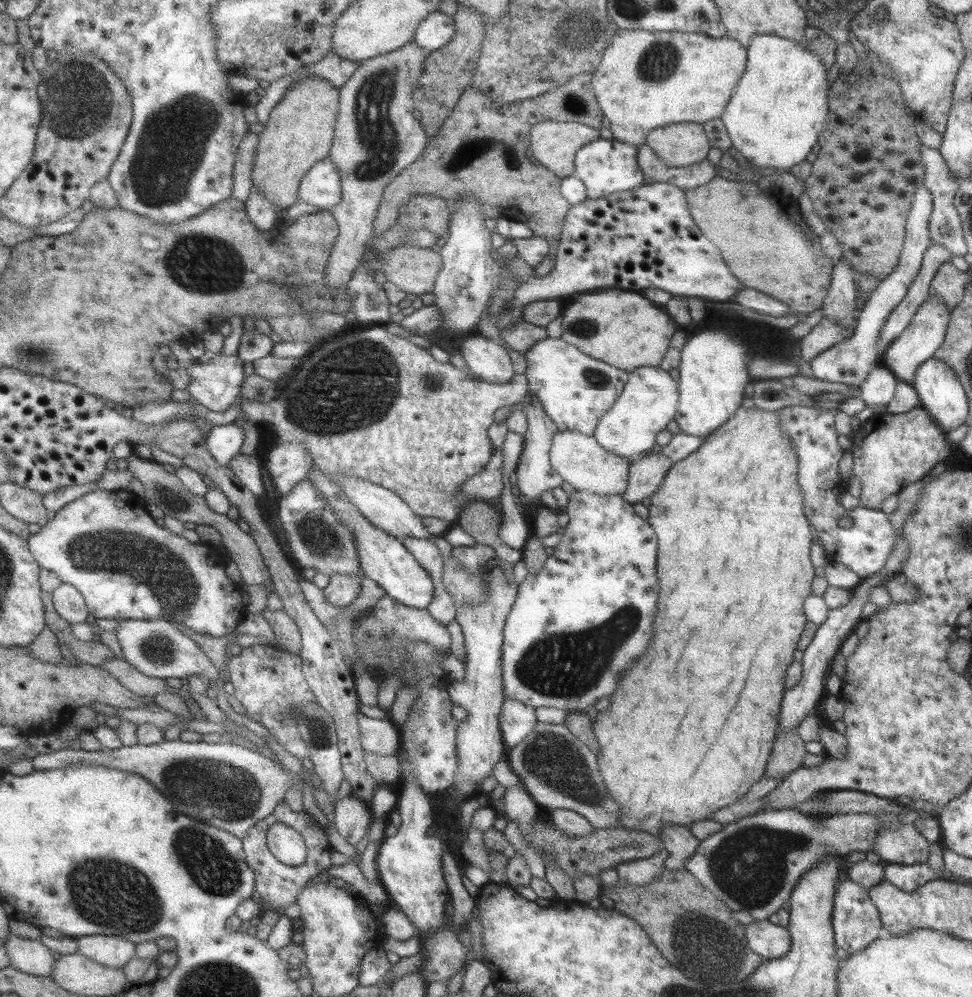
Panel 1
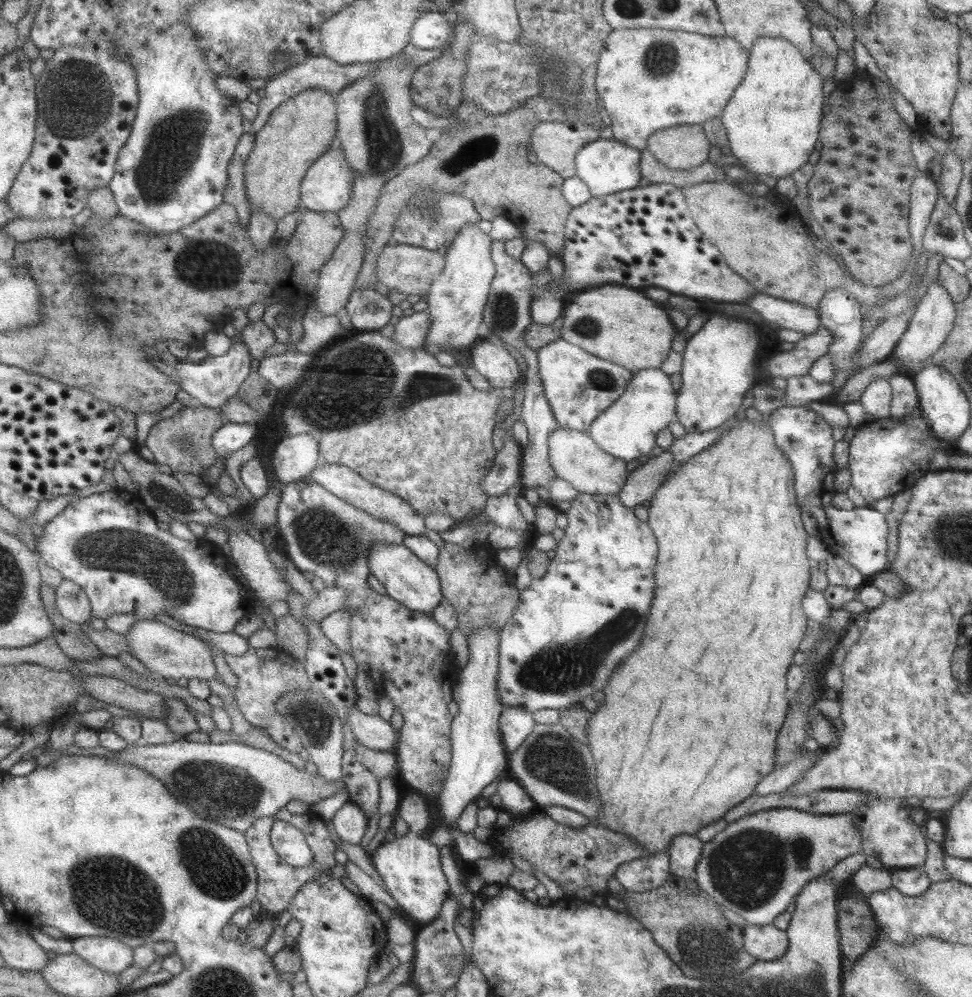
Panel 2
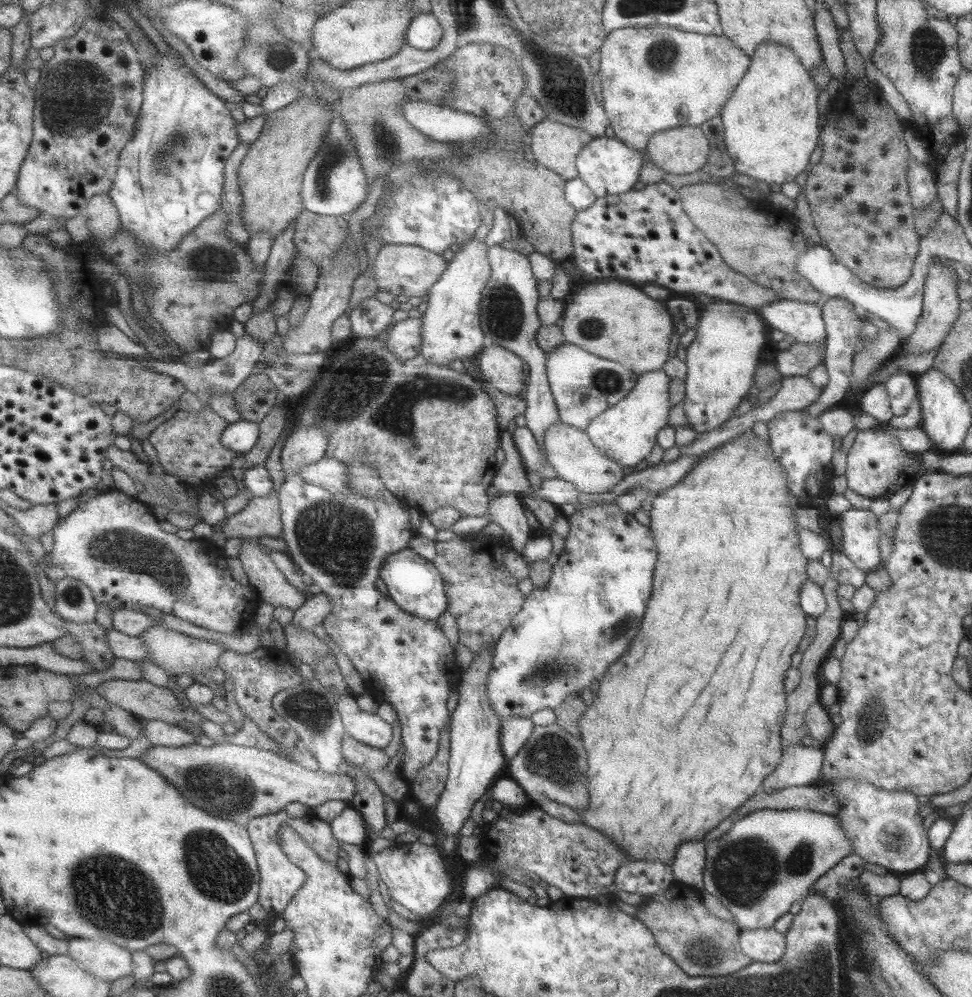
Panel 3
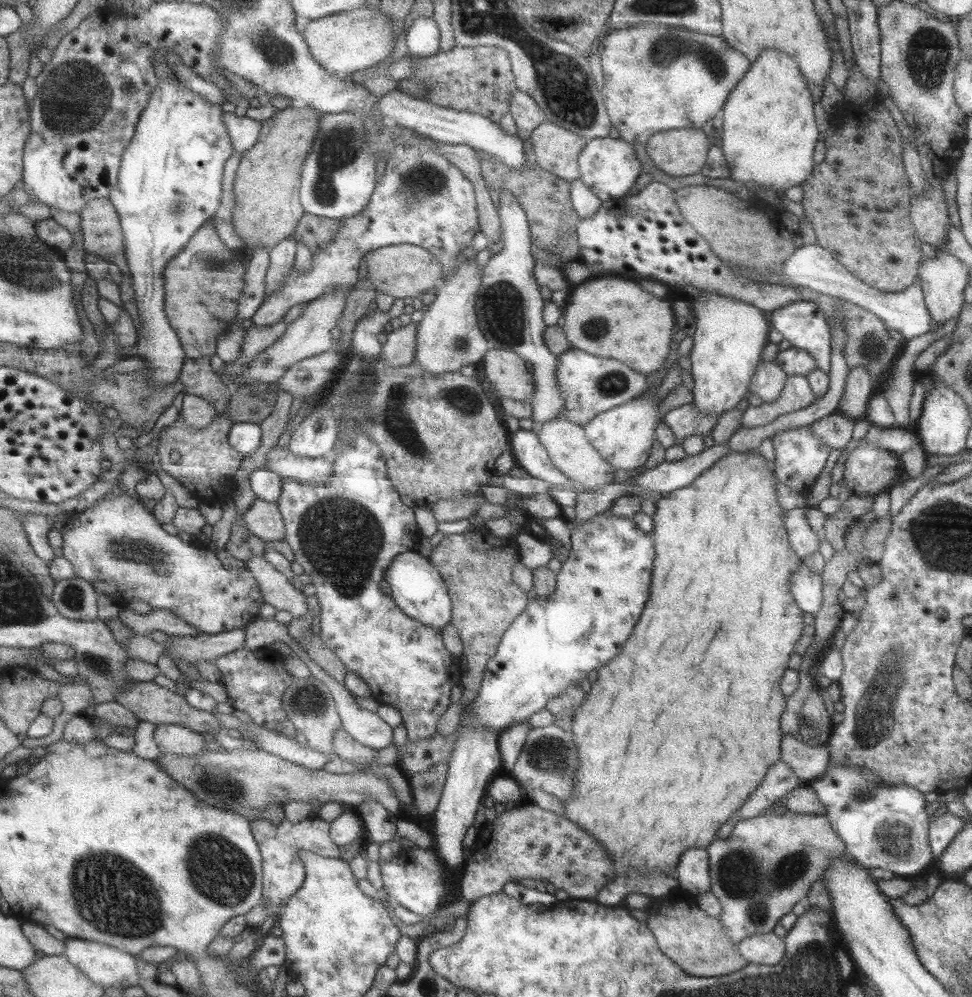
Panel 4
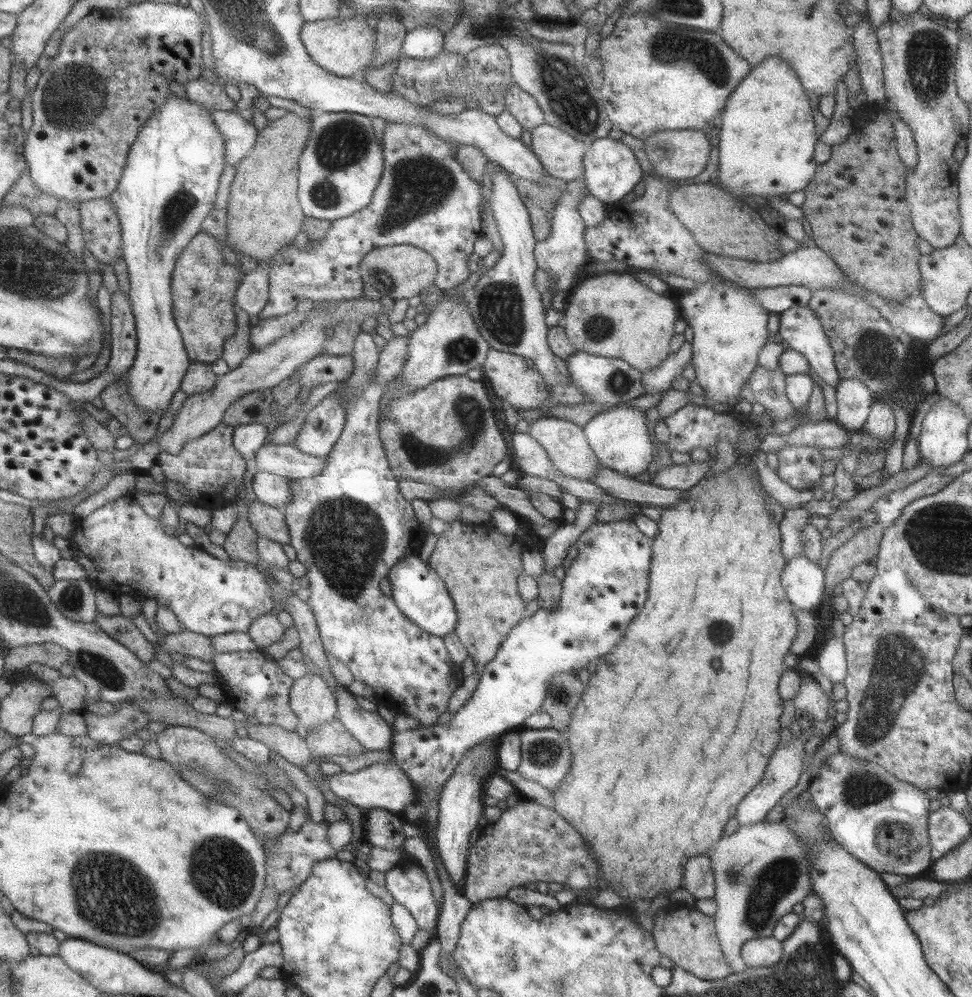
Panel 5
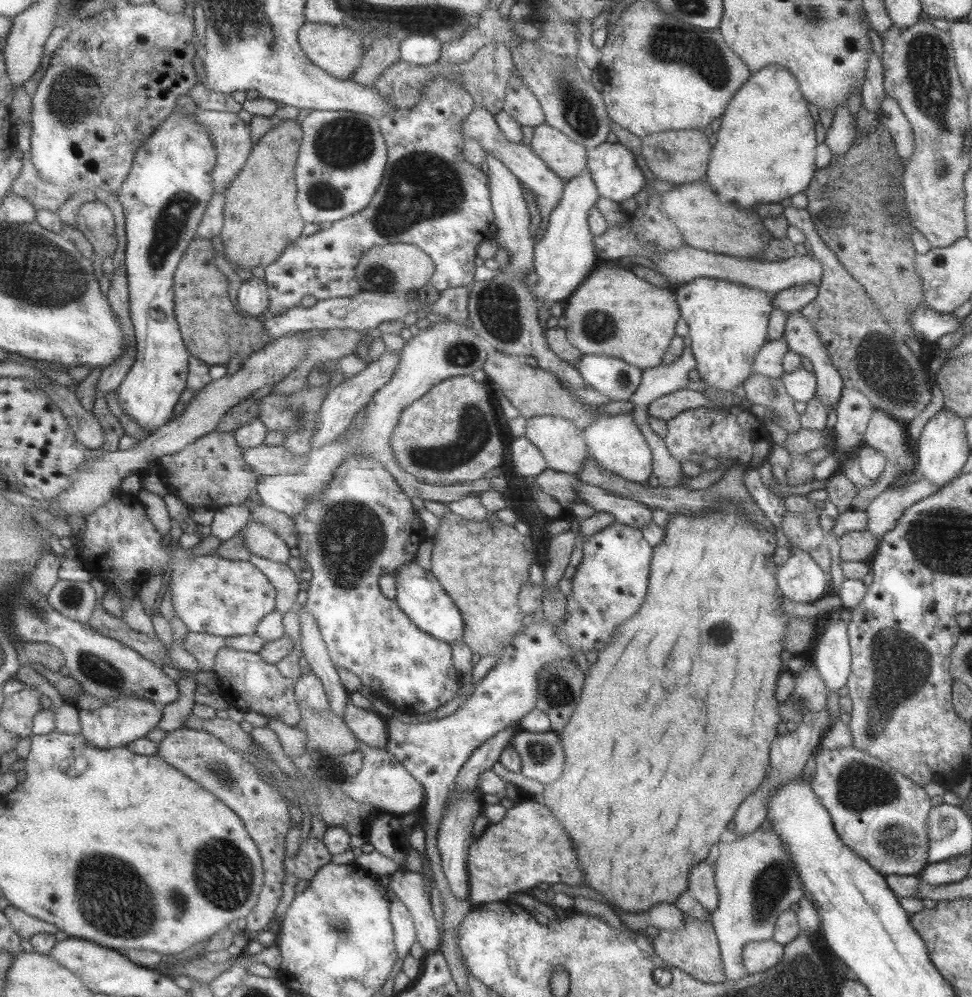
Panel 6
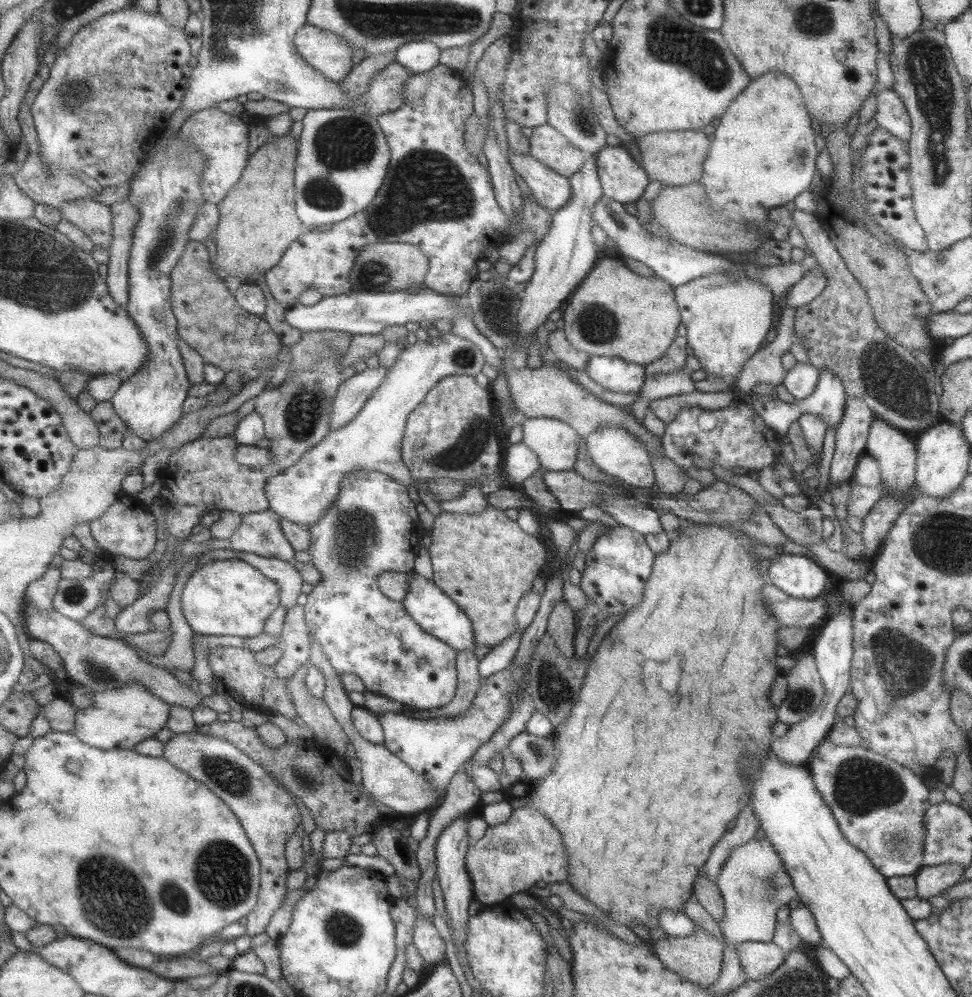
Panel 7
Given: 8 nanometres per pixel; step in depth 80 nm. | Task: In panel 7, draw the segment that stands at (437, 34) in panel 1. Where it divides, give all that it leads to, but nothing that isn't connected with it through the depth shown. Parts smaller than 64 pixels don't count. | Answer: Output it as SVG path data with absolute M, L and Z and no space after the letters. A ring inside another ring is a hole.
M414 40L398 46L393 62L411 69L412 74L427 72L437 65L440 48L426 40Z

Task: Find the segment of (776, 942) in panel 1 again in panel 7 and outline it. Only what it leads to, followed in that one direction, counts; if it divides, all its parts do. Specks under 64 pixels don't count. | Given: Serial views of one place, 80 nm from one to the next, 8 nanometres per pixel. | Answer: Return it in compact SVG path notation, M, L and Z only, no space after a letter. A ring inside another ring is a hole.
M747 941L736 946L736 953L745 978L755 980L771 974L783 962L787 952L772 941Z

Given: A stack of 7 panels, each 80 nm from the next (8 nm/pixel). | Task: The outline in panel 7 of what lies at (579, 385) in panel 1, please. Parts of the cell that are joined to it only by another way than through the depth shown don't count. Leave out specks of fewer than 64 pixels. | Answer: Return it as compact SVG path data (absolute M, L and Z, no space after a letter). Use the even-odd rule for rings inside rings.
M592 356L584 371L593 382L611 392L638 392L643 384L644 367L618 357Z

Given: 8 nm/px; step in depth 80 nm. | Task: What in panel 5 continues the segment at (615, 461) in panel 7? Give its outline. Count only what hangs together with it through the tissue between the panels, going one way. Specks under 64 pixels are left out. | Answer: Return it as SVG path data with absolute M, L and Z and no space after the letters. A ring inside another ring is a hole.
M617 405L609 407L590 418L582 429L601 466L626 477L634 477L635 474L645 471L653 458L653 445L647 433L647 420L644 411L638 407Z

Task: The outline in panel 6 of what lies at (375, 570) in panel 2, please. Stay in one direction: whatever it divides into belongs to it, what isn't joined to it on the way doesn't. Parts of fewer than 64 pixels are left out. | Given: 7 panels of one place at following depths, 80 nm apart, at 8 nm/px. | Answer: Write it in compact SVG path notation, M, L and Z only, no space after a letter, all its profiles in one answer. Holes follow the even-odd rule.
M413 560L407 565L398 566L390 575L395 579L394 601L419 630L445 642L461 640L463 632L461 613L430 570L422 569Z

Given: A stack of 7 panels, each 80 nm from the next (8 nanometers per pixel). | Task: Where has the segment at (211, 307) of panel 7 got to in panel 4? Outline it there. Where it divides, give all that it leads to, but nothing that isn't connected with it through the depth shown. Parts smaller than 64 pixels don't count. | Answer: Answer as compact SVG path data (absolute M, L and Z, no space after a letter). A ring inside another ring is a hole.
M208 219L195 230L186 247L163 268L166 278L163 309L186 358L211 358L215 355L216 338L233 322L236 303L245 287L246 267L241 261L239 252L227 249L219 240L211 219Z

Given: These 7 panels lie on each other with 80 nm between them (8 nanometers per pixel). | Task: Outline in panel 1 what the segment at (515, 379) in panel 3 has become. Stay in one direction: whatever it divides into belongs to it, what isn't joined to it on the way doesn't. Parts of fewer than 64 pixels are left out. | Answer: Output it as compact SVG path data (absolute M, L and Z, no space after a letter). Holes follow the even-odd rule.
M479 333L461 339L459 354L469 374L475 374L481 381L502 385L514 375L507 350Z

